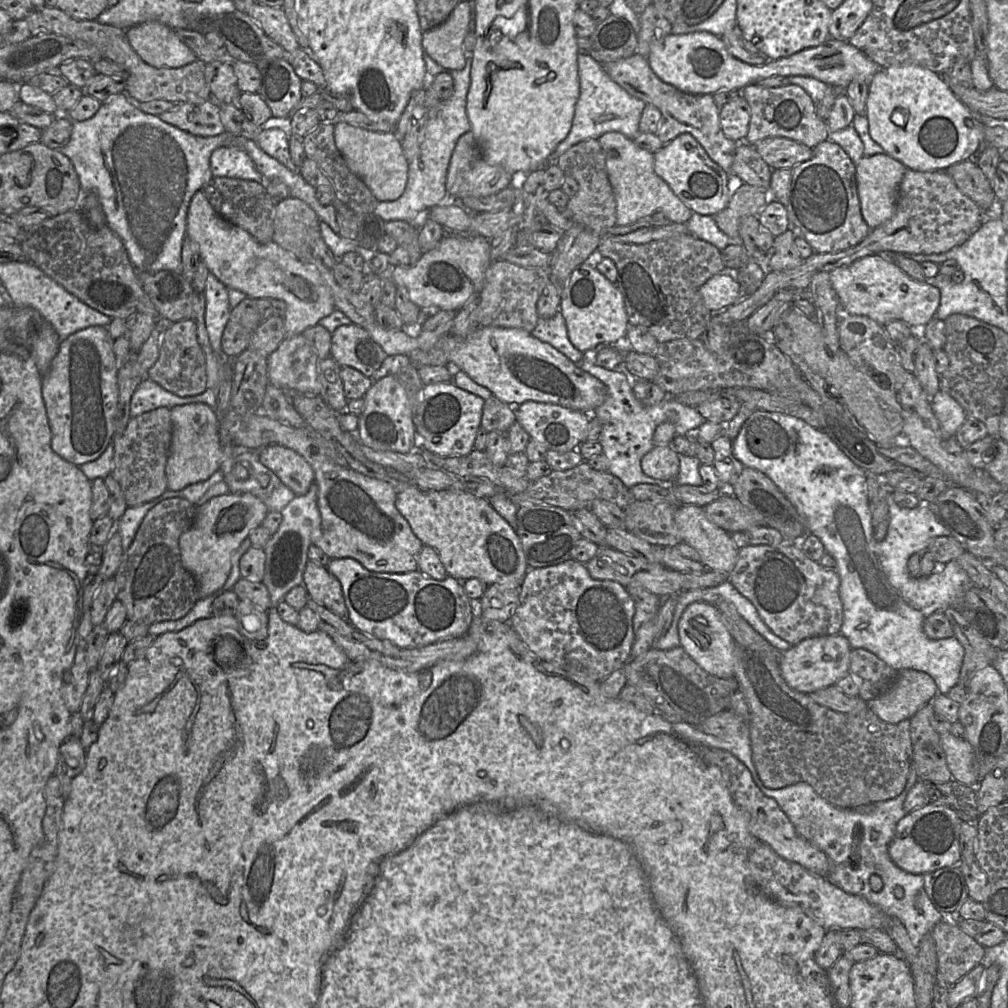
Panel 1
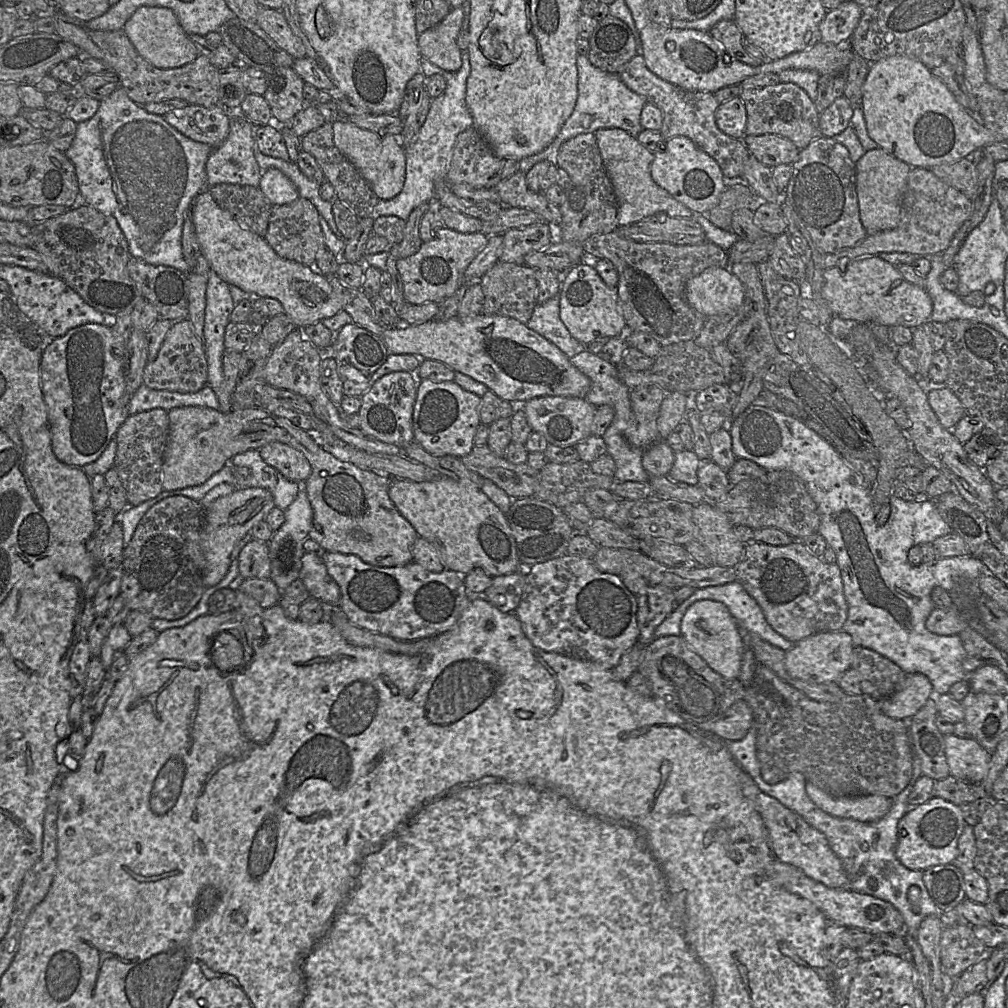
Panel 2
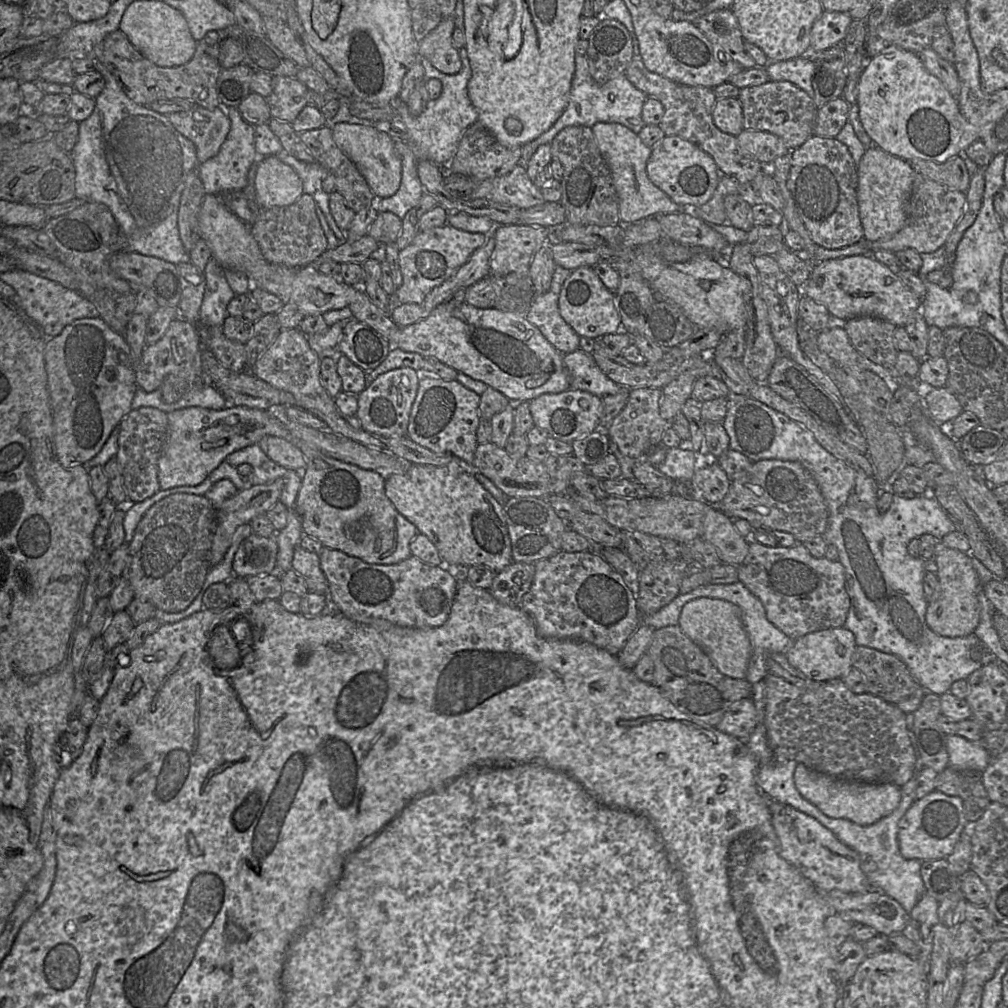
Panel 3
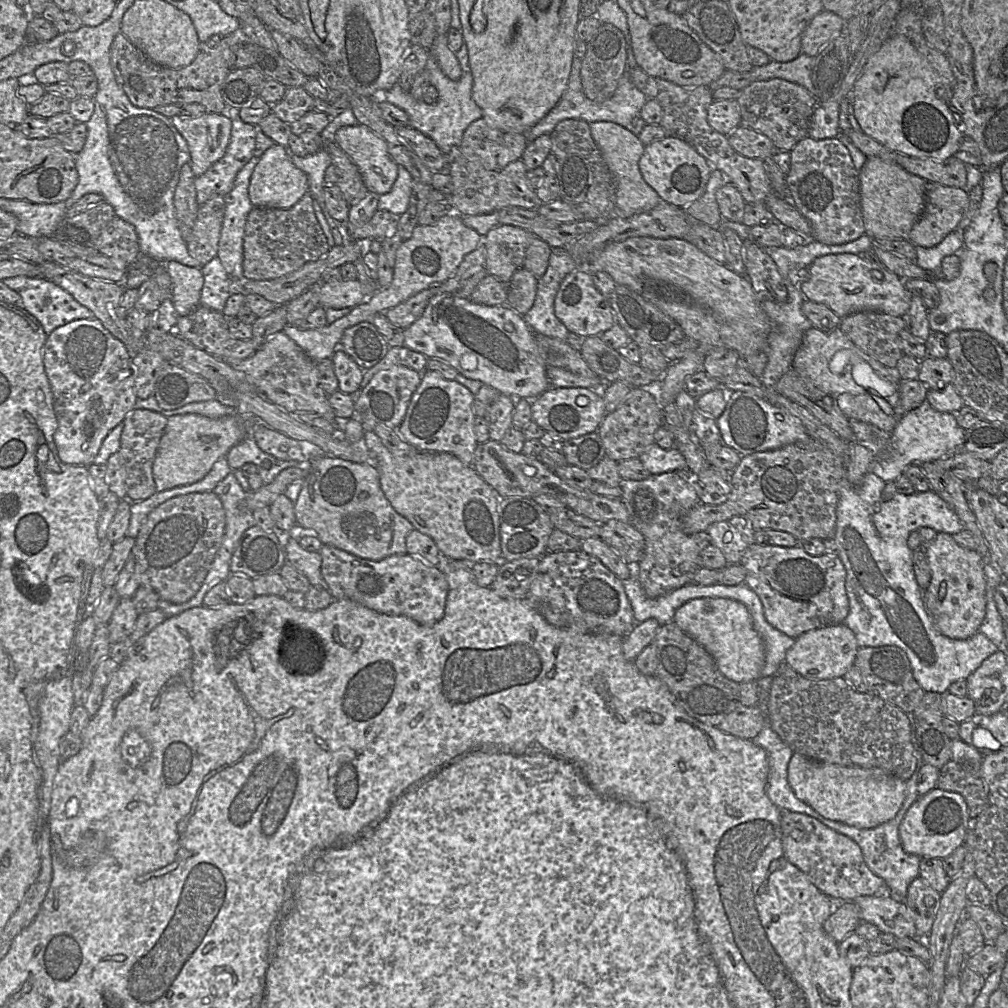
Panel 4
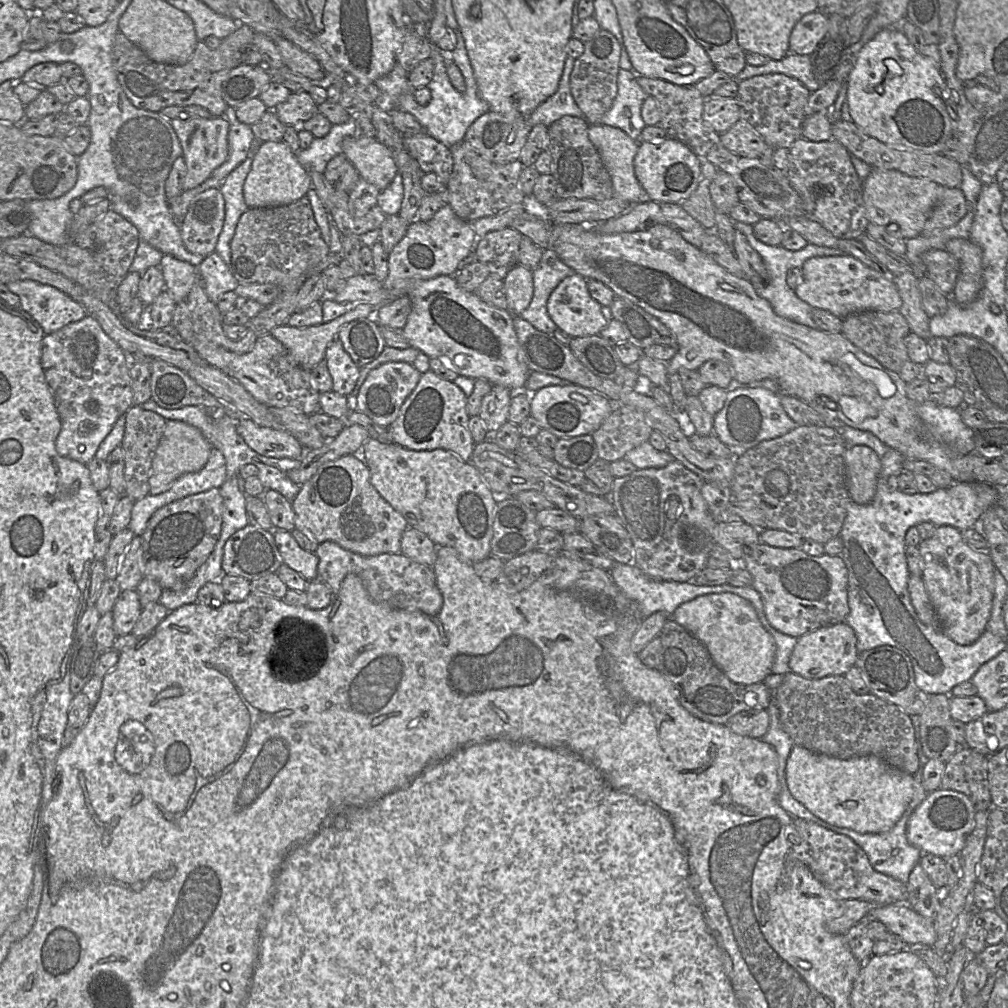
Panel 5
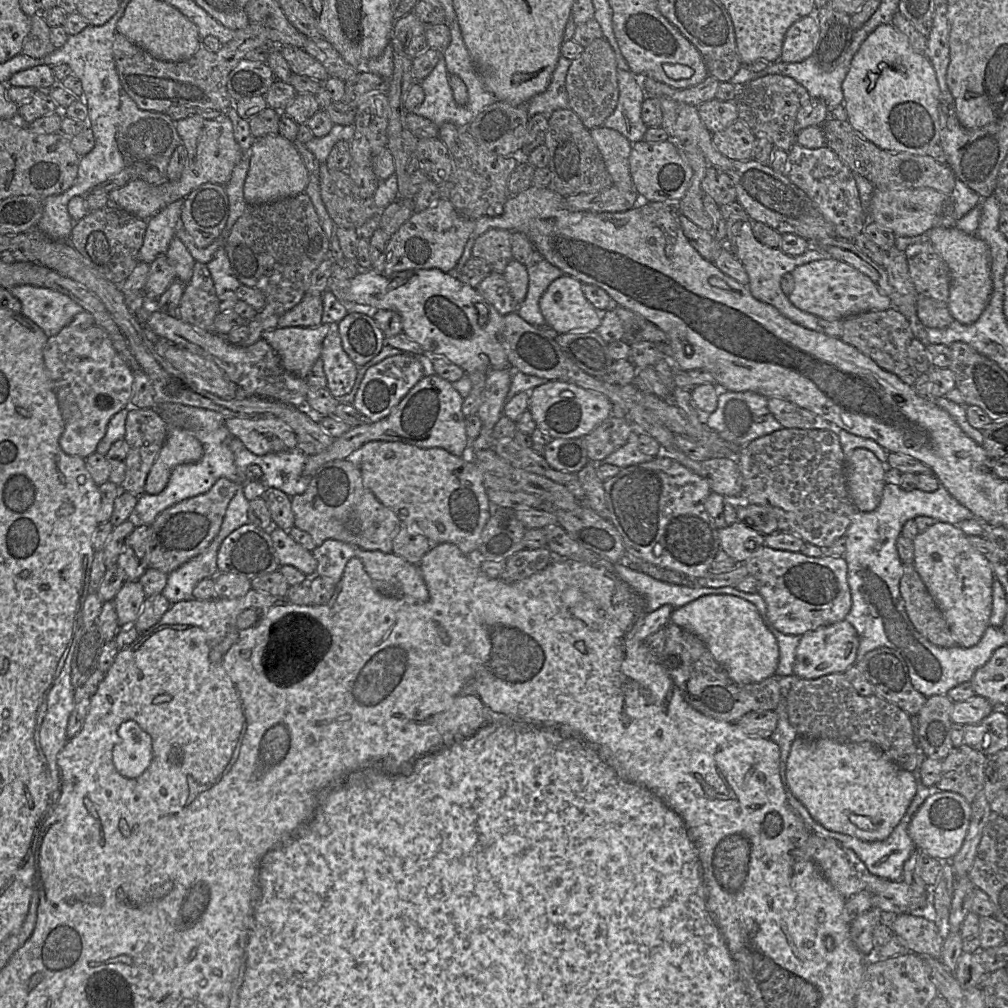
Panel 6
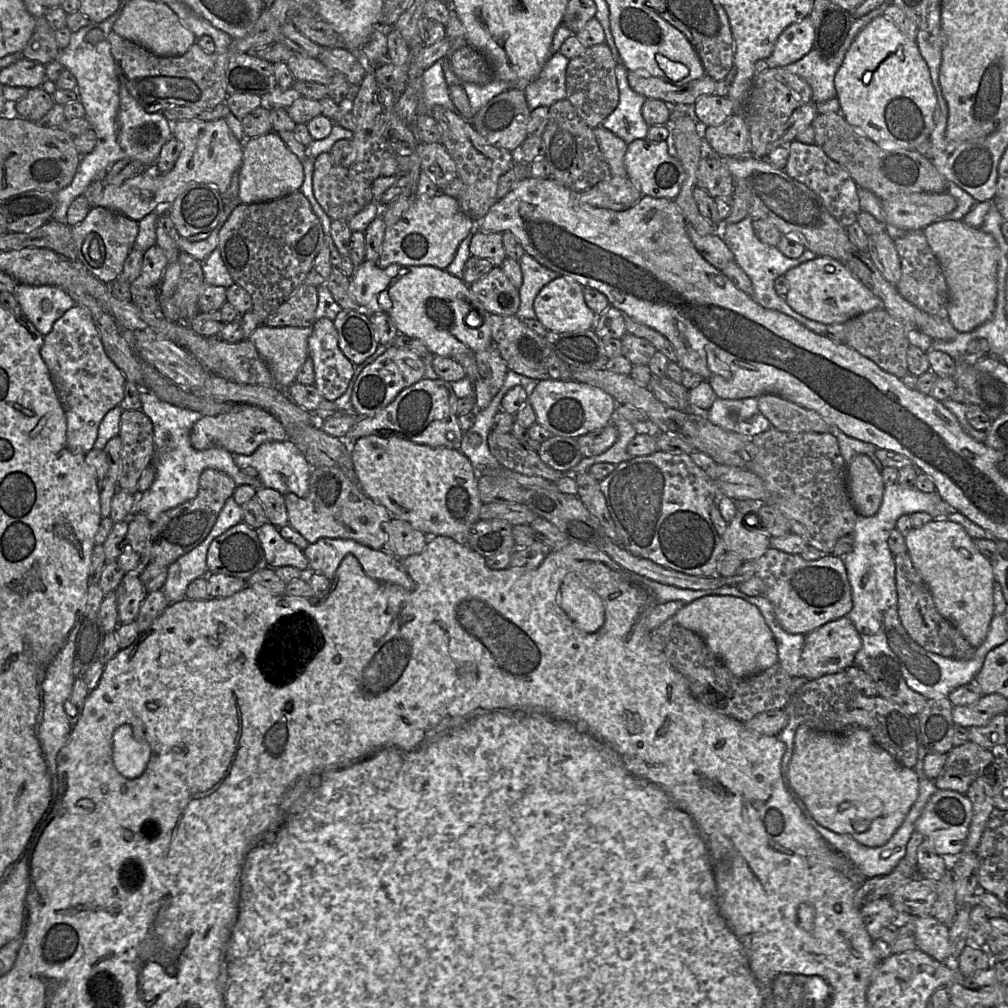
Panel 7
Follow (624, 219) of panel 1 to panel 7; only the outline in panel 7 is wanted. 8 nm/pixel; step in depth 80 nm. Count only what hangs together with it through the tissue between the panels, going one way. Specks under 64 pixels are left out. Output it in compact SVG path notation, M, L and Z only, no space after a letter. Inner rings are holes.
M601 125L593 128L599 148L608 163L612 176L627 176L624 166L624 155L628 145L611 131Z

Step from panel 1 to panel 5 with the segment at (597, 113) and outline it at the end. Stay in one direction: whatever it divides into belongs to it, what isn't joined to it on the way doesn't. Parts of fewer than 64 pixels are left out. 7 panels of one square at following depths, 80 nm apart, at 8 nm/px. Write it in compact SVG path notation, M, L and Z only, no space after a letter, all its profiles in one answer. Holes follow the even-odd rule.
M571 57L566 59L556 92L538 105L536 109L525 118L529 126L543 124L548 127L554 121L565 115L583 118L583 113L576 105L570 89L570 77L575 60L576 59ZM619 70L617 95L611 108L600 118L599 124L610 125L624 131L638 142L646 126L641 117L641 106L649 96L637 82L634 71Z

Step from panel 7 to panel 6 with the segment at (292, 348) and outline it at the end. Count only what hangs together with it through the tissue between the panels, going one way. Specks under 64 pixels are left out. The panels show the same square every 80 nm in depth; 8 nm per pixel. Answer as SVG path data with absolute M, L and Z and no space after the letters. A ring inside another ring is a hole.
M332 325L285 327L265 330L261 338L277 352L283 367L299 378L305 378L320 358L322 344Z

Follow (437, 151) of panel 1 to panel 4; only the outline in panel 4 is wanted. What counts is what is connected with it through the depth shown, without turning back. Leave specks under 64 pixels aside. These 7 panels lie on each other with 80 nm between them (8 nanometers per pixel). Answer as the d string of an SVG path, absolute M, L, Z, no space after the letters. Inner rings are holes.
M463 43L455 54L462 68L462 75L456 81L446 76L435 56L431 55L427 61L425 68L430 74L431 84L439 93L434 103L427 104L422 99L415 99L409 92L402 89L399 82L390 89L378 91L372 96L377 103L387 101L406 111L409 116L409 125L433 139L437 146L447 154L459 150L465 130L472 122L484 117L482 108L472 97L473 73L467 45ZM399 165L398 178L388 193L380 195L378 209L397 215L403 214L409 206L413 183L413 176L405 167Z

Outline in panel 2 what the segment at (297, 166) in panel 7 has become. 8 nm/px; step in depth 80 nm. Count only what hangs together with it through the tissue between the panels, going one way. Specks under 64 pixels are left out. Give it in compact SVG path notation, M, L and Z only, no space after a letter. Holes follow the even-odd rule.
M275 168L262 173L258 187L272 205L288 204L300 197L290 179Z

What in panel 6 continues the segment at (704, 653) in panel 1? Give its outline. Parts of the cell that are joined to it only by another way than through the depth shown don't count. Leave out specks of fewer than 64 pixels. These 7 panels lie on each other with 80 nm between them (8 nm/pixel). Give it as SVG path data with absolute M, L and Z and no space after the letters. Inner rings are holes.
M728 594L707 595L674 609L670 621L702 640L735 682L756 683L775 674L779 662L778 643L751 602Z

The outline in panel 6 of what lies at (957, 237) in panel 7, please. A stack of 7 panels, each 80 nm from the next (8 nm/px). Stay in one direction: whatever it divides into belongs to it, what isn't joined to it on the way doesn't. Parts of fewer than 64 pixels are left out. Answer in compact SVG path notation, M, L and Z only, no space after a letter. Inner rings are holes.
M935 226L926 236L949 268L949 312L954 320L962 324L974 323L986 308L992 294L991 252L988 244L976 234L967 234L956 227Z

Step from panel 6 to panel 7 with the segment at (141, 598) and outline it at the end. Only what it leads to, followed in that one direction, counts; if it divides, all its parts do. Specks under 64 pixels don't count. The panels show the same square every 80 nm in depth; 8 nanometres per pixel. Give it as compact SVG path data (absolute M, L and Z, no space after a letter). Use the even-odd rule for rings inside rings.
M137 572L126 573L115 593L120 624L135 621L140 606L148 594L139 574Z

